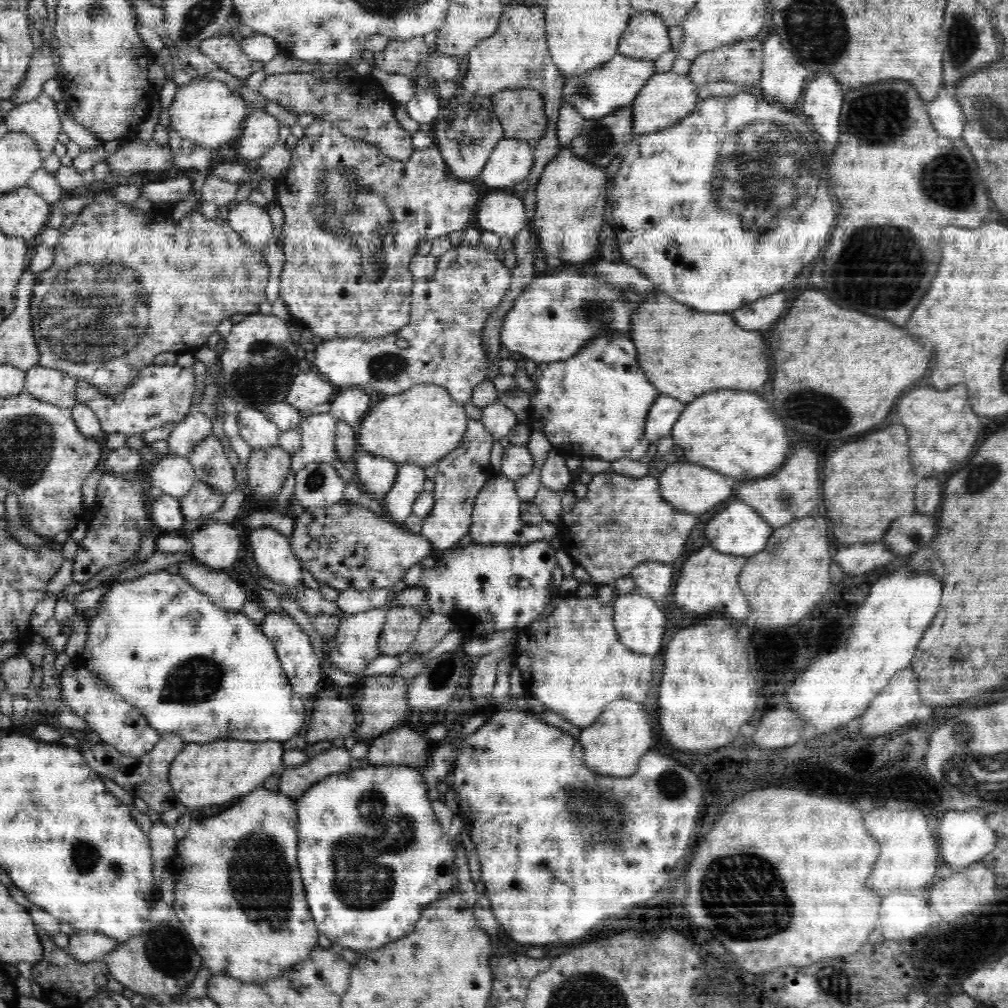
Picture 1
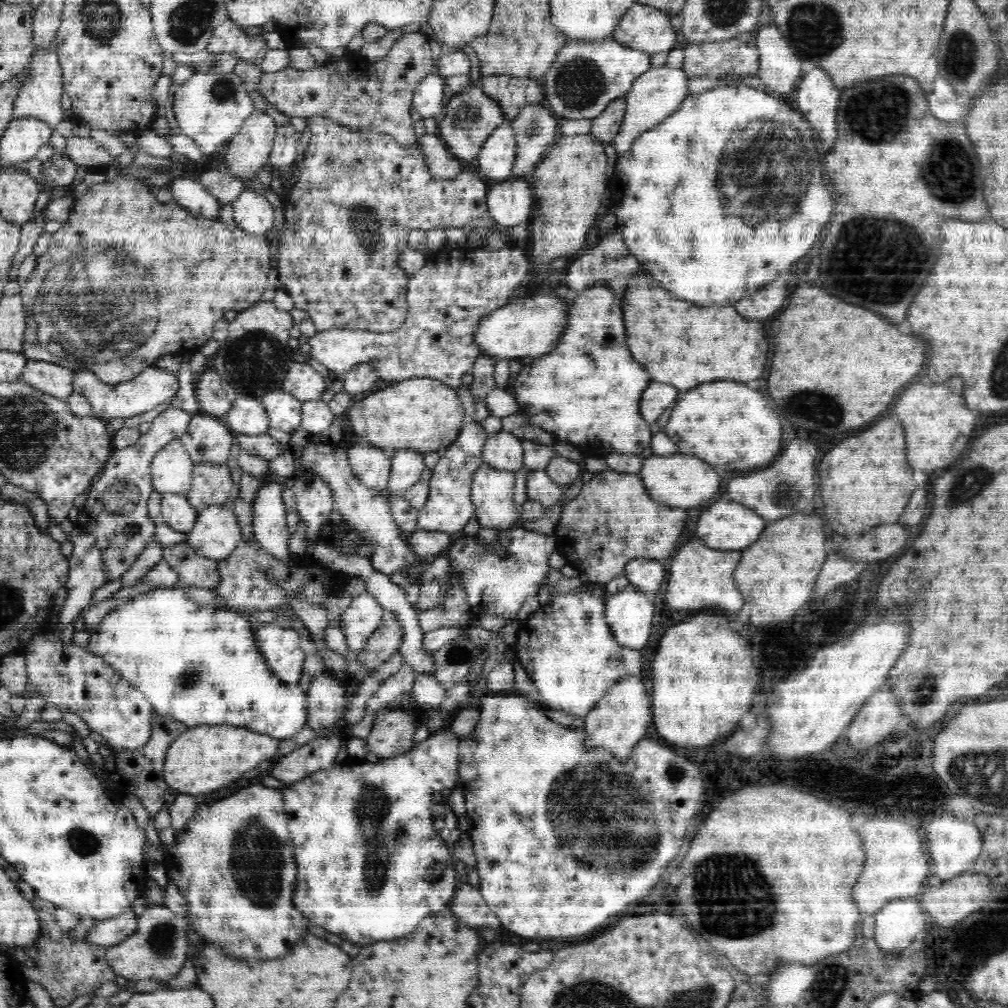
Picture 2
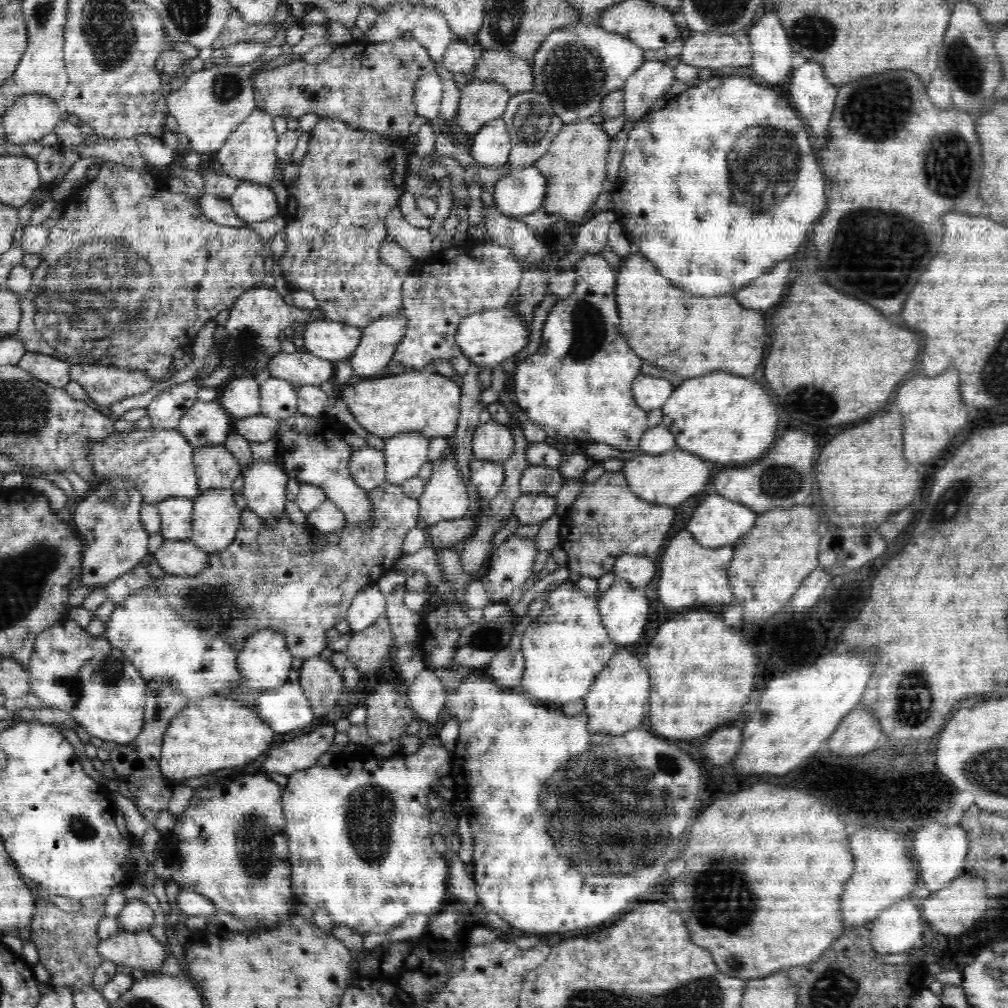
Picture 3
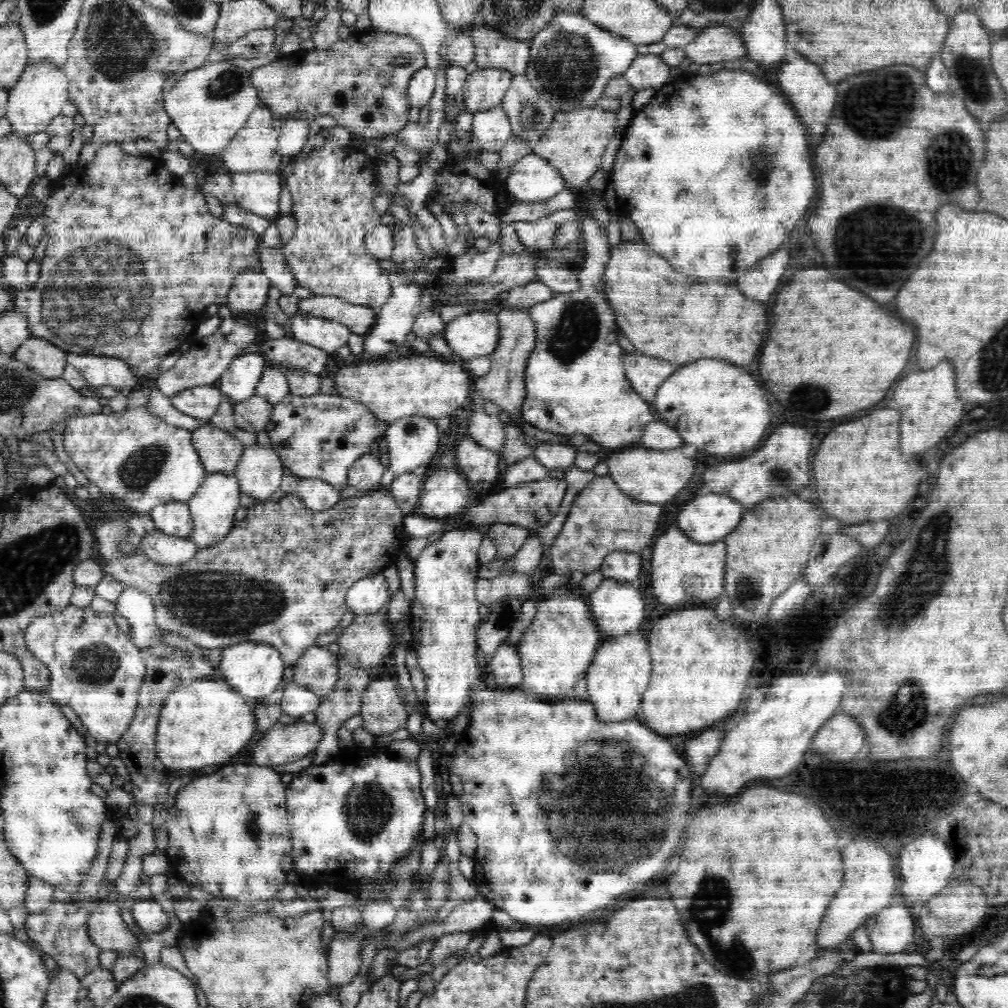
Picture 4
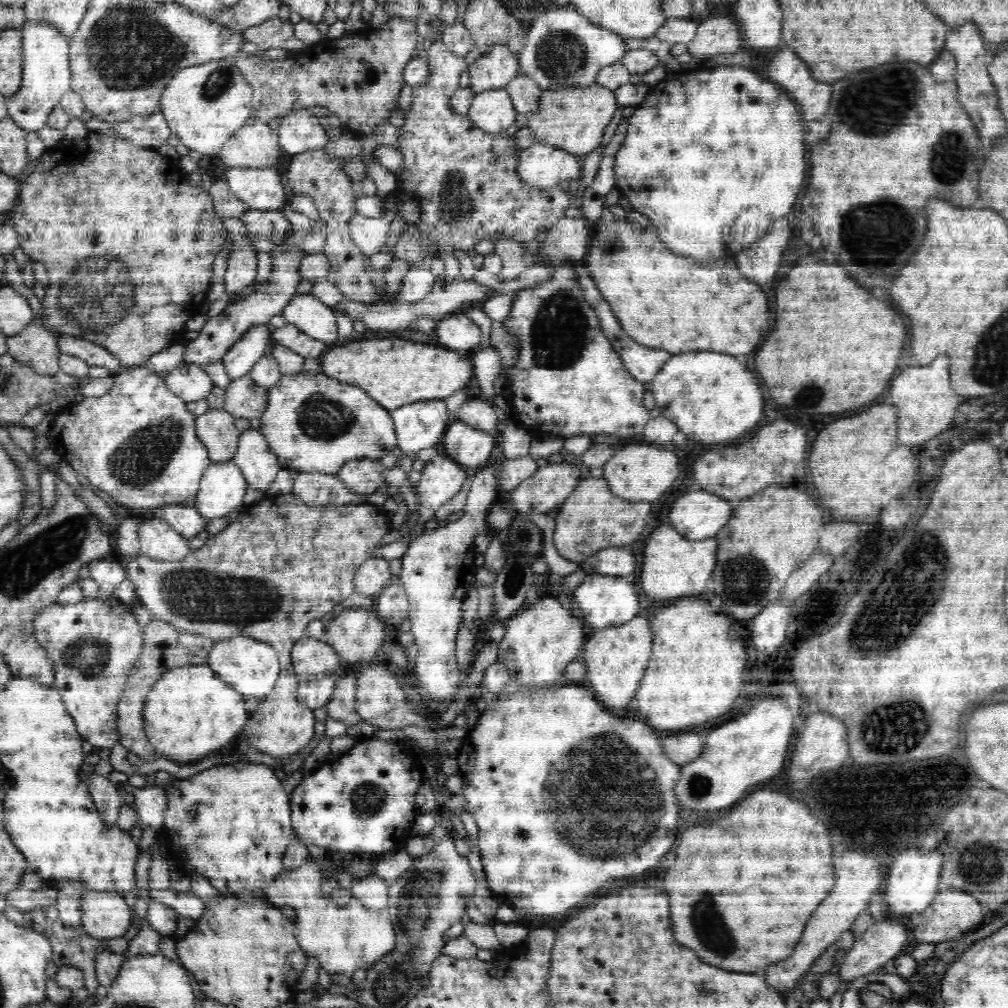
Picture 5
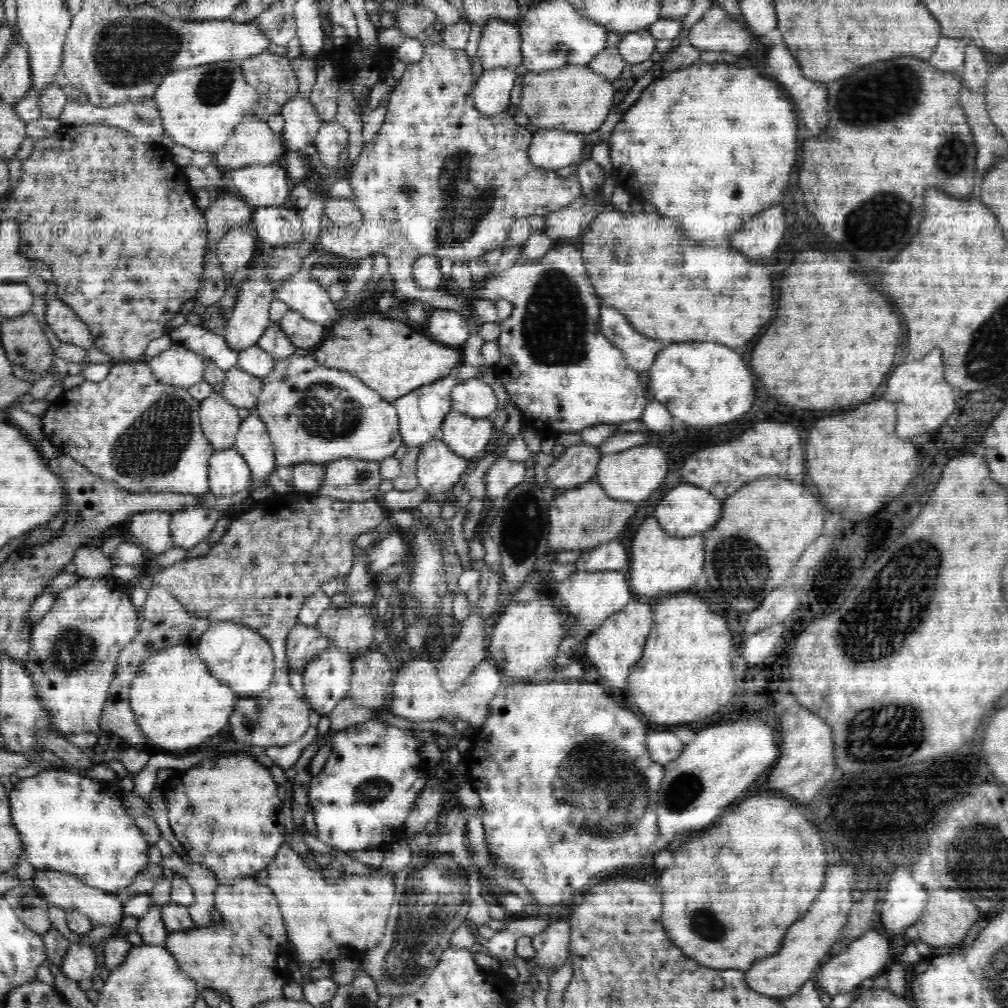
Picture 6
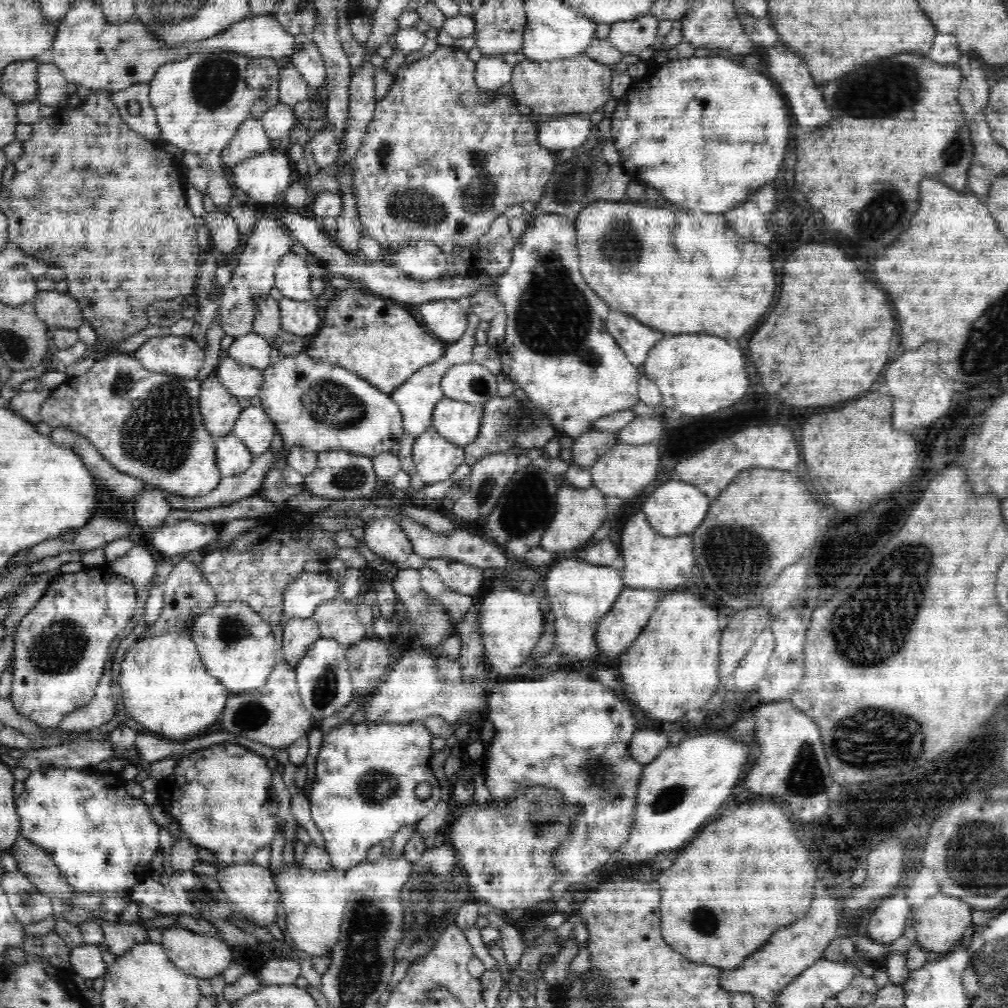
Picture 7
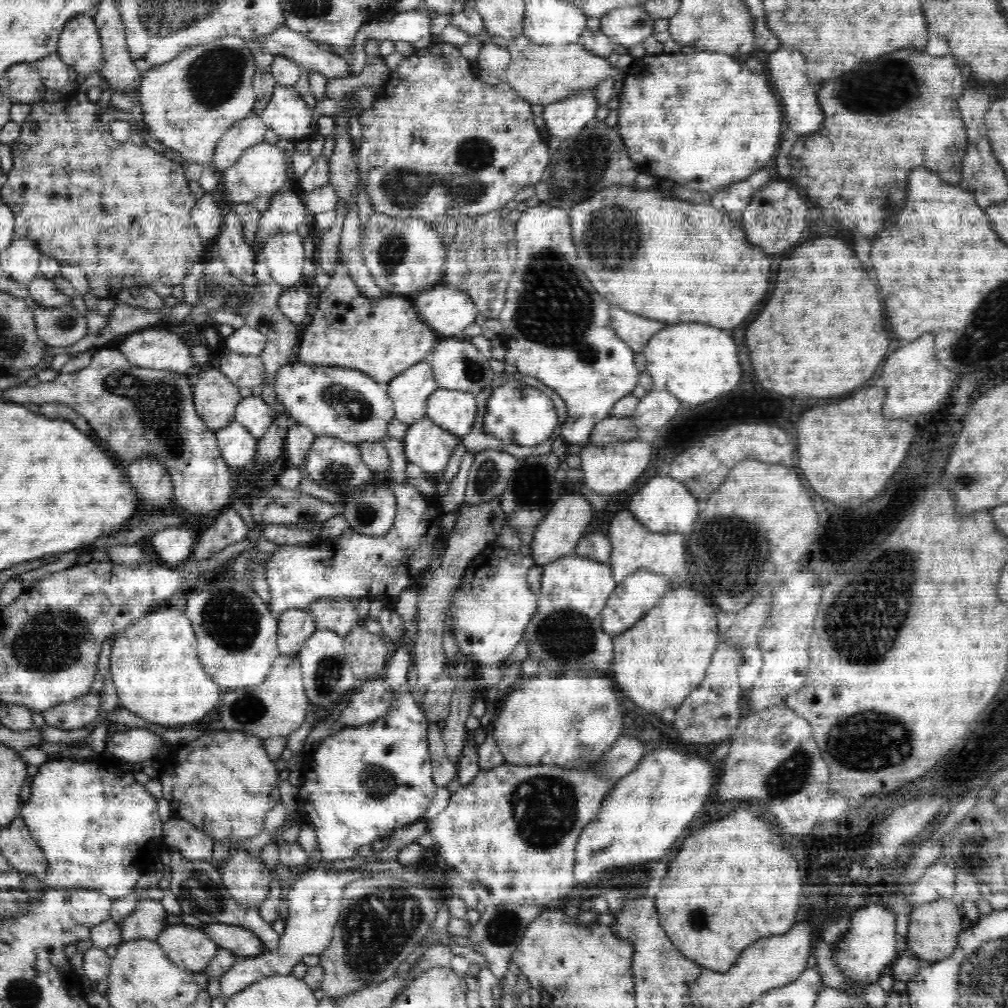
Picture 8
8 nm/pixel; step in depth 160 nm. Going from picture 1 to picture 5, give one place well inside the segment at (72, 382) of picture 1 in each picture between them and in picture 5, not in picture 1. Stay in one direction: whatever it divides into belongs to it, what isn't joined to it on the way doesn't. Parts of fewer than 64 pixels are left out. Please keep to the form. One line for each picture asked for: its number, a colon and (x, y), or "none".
2: (52, 379)
3: (49, 369)
4: (44, 357)
5: (34, 346)

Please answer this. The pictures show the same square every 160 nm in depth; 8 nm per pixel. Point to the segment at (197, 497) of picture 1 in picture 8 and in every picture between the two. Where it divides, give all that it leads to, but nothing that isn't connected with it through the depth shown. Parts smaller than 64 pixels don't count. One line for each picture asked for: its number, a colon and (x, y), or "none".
2: (212, 484)
3: (216, 467)
4: (220, 452)
5: (216, 430)
6: (219, 419)
7: (220, 410)
8: (215, 397)

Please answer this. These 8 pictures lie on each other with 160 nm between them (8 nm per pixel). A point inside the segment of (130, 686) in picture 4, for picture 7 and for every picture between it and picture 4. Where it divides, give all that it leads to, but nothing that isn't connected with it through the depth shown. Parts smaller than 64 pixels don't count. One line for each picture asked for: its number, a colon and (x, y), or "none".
5: (92, 645)
6: (73, 649)
7: (63, 642)

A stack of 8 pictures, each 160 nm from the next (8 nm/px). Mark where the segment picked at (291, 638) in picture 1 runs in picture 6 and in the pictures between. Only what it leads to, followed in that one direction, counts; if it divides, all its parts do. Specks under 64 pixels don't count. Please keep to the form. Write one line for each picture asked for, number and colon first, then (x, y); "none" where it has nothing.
2: (280, 646)
3: (265, 661)
4: (255, 670)
5: (252, 667)
6: (234, 652)

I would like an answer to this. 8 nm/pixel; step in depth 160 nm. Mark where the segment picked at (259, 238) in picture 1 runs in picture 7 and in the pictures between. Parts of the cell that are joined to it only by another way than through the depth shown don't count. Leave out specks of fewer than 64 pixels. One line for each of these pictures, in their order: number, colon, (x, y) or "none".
2: (252, 213)
3: (252, 202)
4: (259, 192)
5: (259, 188)
6: (267, 185)
7: (264, 178)

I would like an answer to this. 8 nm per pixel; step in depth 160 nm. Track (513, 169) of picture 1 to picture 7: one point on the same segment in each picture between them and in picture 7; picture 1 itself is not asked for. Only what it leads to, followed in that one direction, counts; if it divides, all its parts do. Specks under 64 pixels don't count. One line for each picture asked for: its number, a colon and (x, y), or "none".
2: (497, 156)
3: (491, 144)
4: (491, 129)
5: (493, 110)
6: (491, 94)
7: (491, 73)

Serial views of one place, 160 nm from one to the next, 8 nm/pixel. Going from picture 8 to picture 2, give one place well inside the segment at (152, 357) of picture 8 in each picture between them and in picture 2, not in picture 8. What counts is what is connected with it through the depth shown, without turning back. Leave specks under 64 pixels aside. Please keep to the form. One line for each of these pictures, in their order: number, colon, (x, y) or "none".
2: (208, 440)
3: (205, 424)
4: (202, 402)
5: (188, 381)
6: (177, 365)
7: (175, 355)

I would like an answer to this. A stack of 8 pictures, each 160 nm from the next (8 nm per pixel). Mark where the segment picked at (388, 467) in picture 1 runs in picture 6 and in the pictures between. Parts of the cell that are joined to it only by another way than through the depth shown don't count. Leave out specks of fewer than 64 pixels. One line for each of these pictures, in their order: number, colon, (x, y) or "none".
2: (372, 465)
3: (367, 465)
4: (366, 474)
5: (361, 476)
6: (346, 479)

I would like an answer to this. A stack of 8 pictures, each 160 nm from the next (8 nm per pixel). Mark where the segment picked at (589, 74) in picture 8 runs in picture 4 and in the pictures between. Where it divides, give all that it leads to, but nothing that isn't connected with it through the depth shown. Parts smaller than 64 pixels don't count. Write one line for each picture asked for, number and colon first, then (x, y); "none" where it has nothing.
4: (573, 145)
5: (574, 118)
6: (575, 97)
7: (579, 84)

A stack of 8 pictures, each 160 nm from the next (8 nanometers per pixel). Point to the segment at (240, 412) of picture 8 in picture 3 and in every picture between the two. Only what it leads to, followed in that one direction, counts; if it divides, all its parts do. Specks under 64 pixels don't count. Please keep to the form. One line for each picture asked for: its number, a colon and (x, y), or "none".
3: (263, 484)
4: (260, 471)
5: (260, 466)
6: (252, 440)
7: (254, 428)

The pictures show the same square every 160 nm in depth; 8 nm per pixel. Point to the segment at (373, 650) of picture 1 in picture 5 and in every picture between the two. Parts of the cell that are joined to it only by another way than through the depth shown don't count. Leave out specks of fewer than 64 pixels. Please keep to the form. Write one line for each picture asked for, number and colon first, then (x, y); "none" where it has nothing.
2: (363, 616)
3: (369, 604)
4: (370, 595)
5: (373, 576)

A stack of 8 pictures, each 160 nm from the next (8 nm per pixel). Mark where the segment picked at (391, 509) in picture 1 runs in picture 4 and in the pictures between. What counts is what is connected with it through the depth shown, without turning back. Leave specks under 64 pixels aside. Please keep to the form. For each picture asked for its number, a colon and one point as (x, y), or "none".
2: (407, 466)
3: (405, 454)
4: (413, 441)

